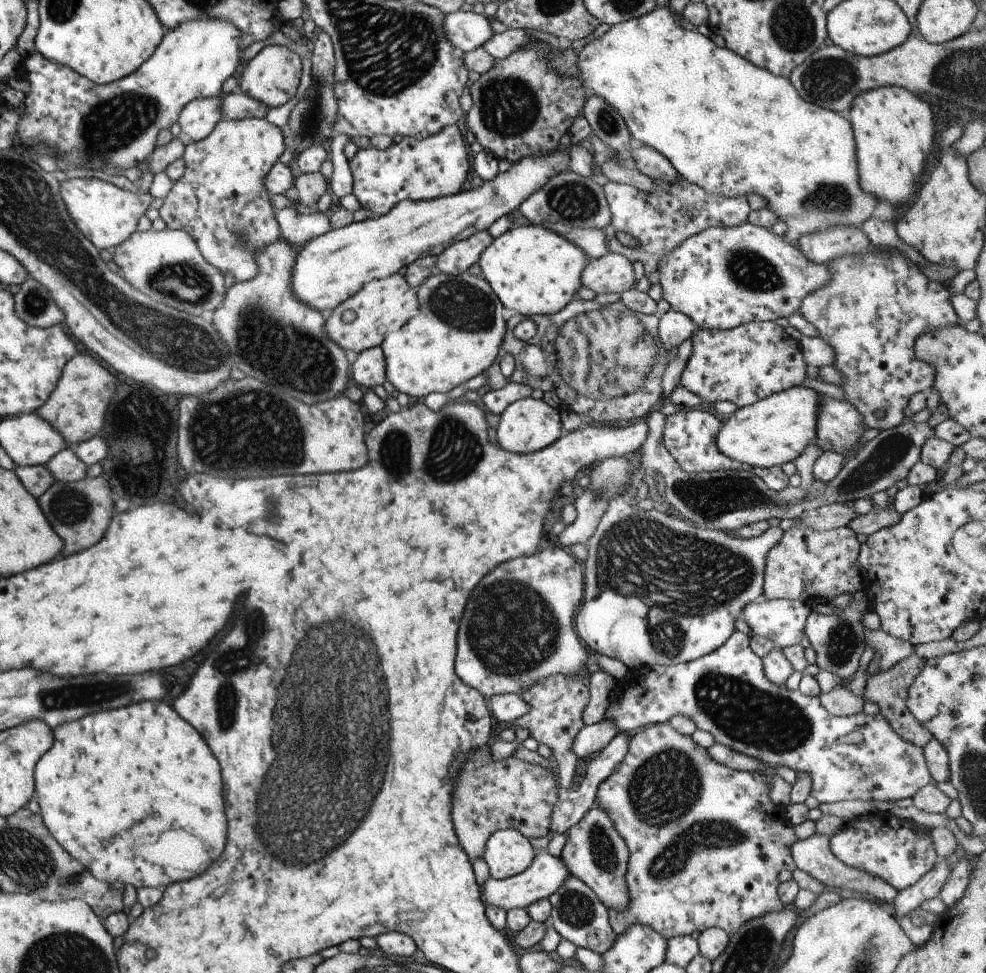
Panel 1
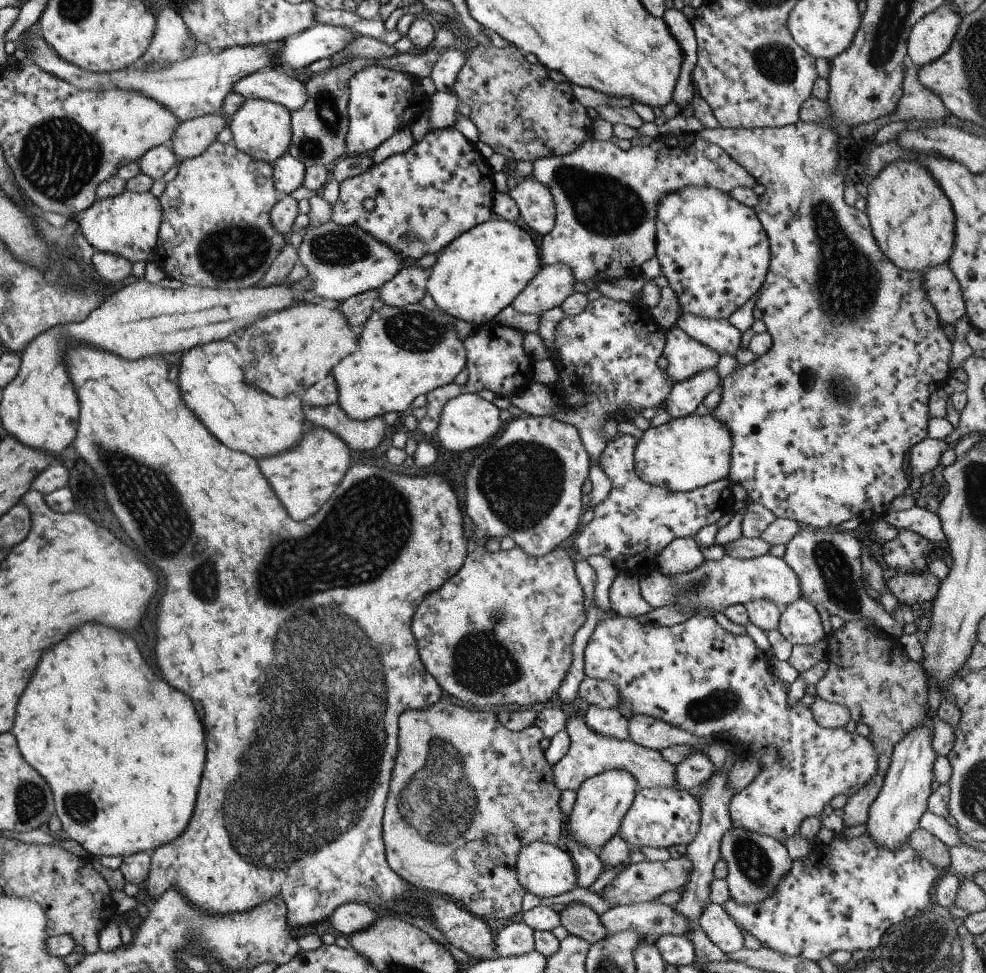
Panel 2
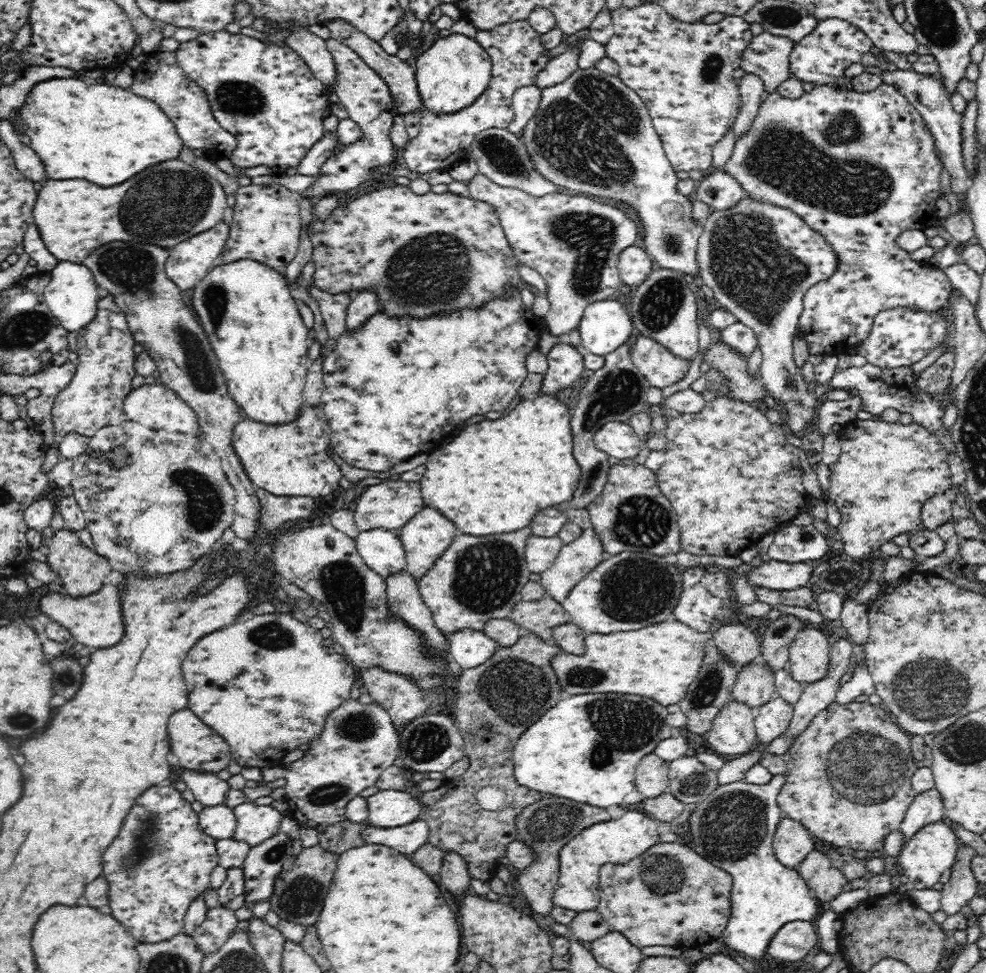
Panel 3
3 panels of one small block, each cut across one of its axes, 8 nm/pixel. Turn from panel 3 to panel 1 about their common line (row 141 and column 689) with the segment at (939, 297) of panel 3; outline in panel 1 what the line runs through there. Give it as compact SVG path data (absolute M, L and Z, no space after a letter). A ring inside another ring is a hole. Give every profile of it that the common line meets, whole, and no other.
M668 723L649 725L633 734L629 740L629 746L627 746L627 754L609 773L609 776L599 783L597 792L595 792L595 805L607 814L615 832L623 838L629 852L625 876L623 876L627 896L629 896L627 908L623 908L623 912L608 910L609 926L616 936L623 934L631 924L648 926L658 932L659 936L663 936L665 940L676 936L687 936L693 931L701 932L711 927L720 928L725 934L731 936L747 920L753 920L767 912L783 910L784 906L777 896L777 887L780 883L777 875L781 870L792 871L796 868L795 862L791 858L791 844L795 844L797 838L795 838L795 826L785 817L785 807L771 802L768 796L775 779L774 776L764 773L733 770L733 768L727 768L723 764L711 760L711 756L707 756L707 750L695 744L691 735L685 736L685 734L675 732Z

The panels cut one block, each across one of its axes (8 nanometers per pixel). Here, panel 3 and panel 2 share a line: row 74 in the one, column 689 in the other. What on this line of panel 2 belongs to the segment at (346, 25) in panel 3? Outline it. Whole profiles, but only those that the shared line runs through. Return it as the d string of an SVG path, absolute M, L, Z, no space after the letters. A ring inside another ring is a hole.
M716 368L697 372L691 378L675 383L660 409L667 412L670 419L691 415L703 398L716 390L719 384Z

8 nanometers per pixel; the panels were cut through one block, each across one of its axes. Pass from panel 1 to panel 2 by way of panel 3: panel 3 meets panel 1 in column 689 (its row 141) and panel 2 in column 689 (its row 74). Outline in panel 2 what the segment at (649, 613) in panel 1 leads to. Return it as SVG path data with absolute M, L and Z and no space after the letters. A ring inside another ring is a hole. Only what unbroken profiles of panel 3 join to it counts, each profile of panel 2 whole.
M766 553L763 556L749 560L737 560L737 558L731 558L731 556L723 554L719 560L703 560L697 568L693 568L691 572L685 572L685 574L665 576L657 570L653 570L651 574L638 578L638 590L639 596L653 609L663 608L663 606L679 606L681 610L689 608L691 612L695 612L695 615L712 617L715 612L722 613L731 604L743 605L745 602L753 602L753 600L769 600L781 609L785 608L791 602L801 599L799 581L799 576L795 575L785 558L775 558L775 556Z

